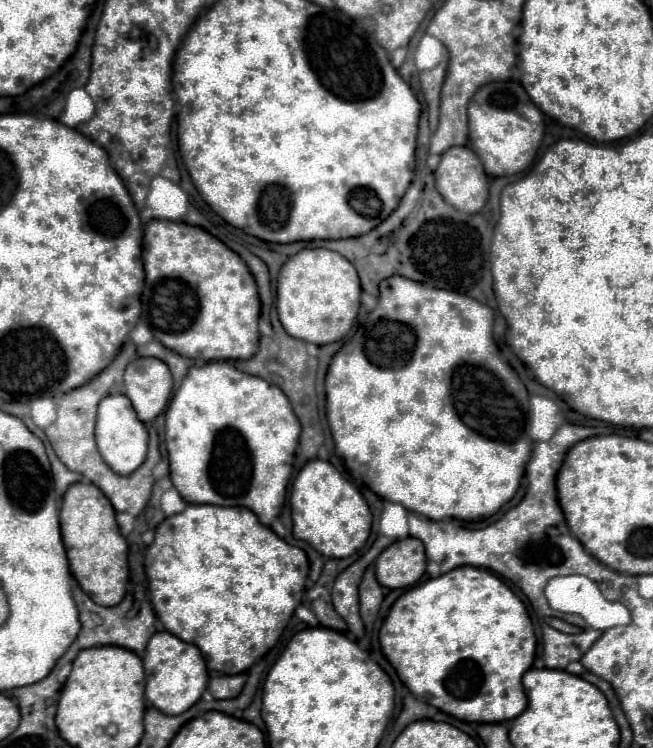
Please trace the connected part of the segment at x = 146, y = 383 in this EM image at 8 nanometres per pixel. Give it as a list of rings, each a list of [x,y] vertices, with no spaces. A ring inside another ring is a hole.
[[[136,358],[124,372],[124,388],[142,422],[152,422],[168,404],[172,374],[158,358]]]

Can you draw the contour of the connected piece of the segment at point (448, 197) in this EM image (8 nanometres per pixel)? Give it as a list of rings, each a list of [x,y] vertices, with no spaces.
[[[452,146],[442,154],[442,160],[434,172],[436,176],[436,190],[442,198],[454,206],[456,210],[476,214],[484,208],[488,200],[488,174],[482,168],[482,162],[468,146]]]

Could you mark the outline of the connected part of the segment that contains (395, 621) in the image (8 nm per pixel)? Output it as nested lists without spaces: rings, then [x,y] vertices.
[[[462,566],[432,578],[404,592],[390,608],[380,628],[380,646],[398,678],[410,692],[466,722],[508,722],[520,716],[526,706],[522,674],[534,662],[536,636],[522,600],[492,572],[474,566]]]

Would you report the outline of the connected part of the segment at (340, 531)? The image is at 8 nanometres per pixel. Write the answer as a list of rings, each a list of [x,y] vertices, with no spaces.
[[[326,460],[308,462],[296,476],[290,494],[294,536],[306,540],[328,558],[348,558],[360,550],[370,534],[372,512],[356,485]]]

